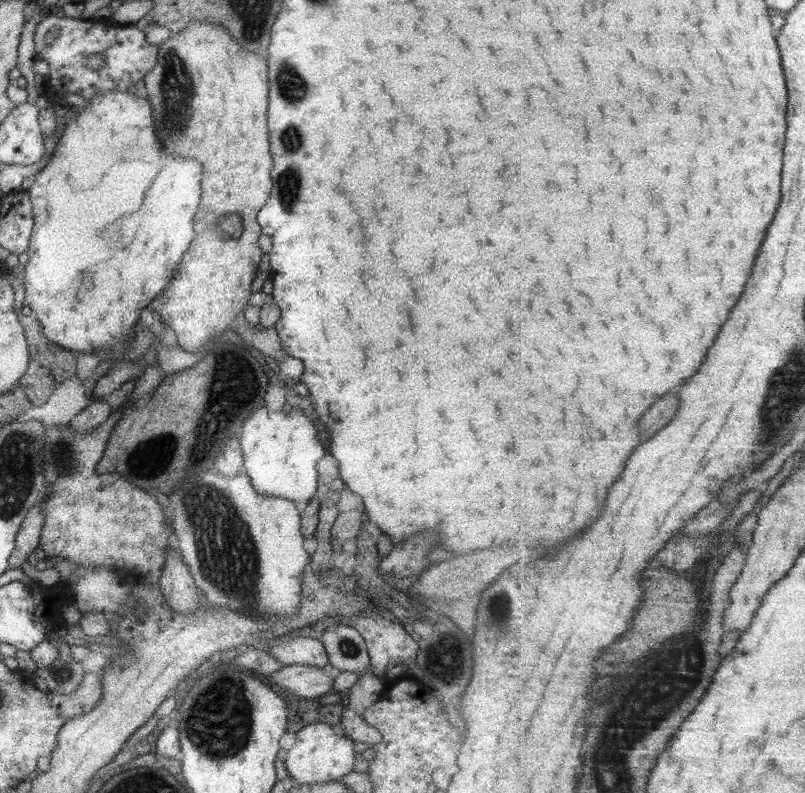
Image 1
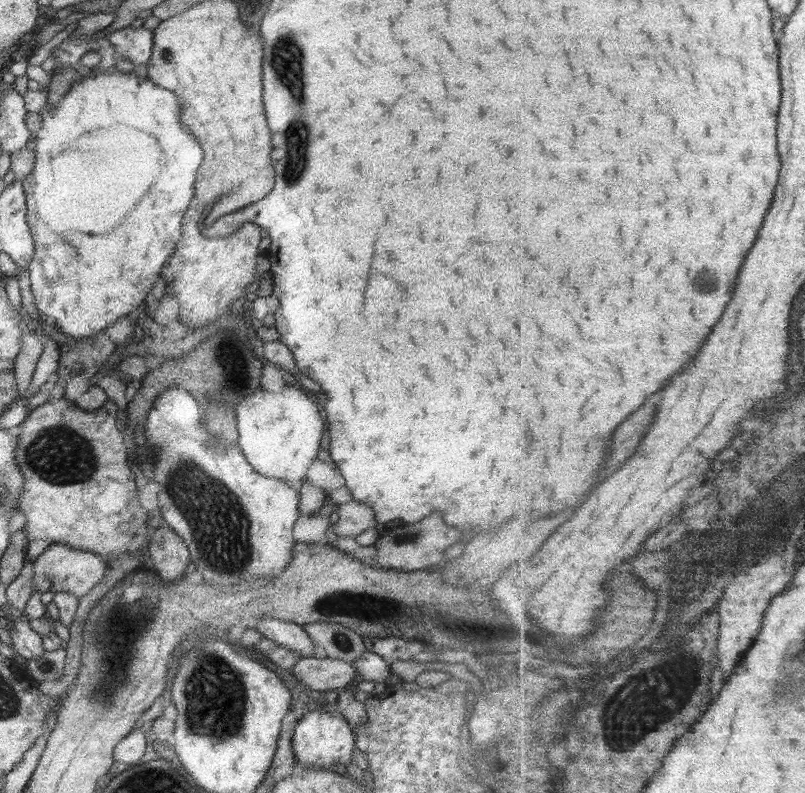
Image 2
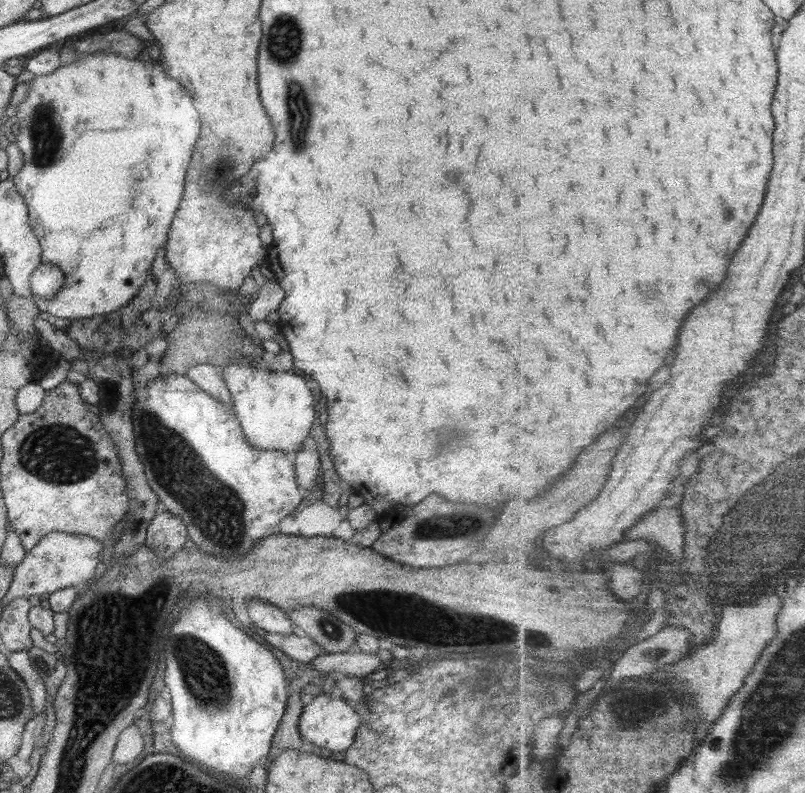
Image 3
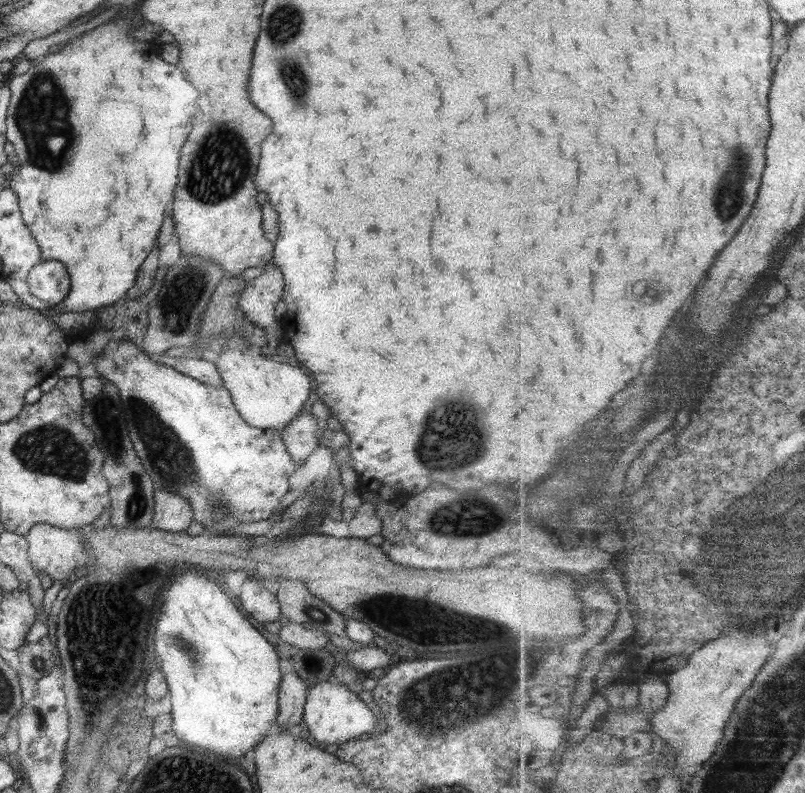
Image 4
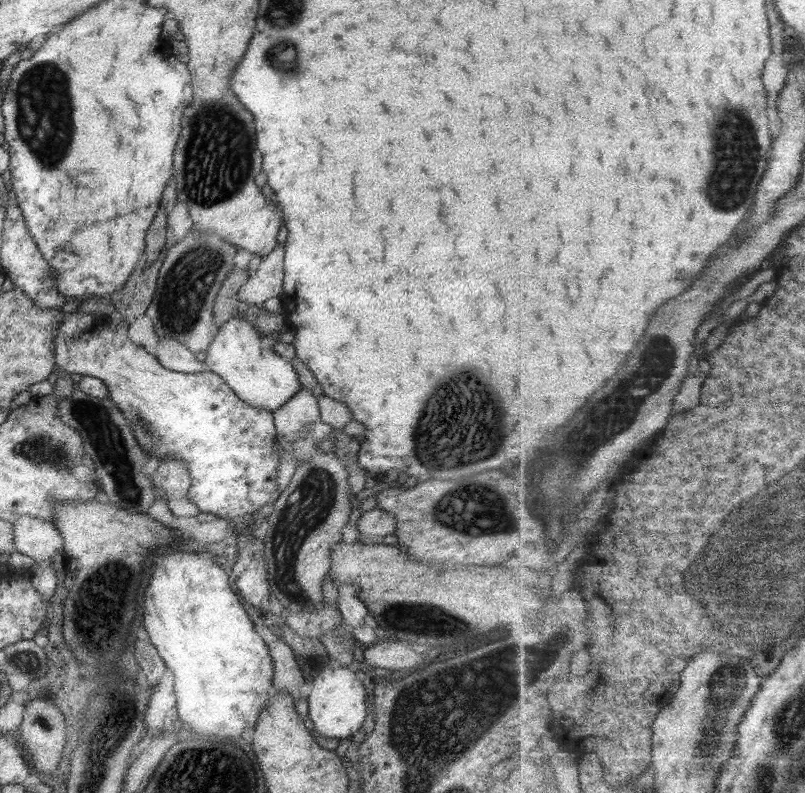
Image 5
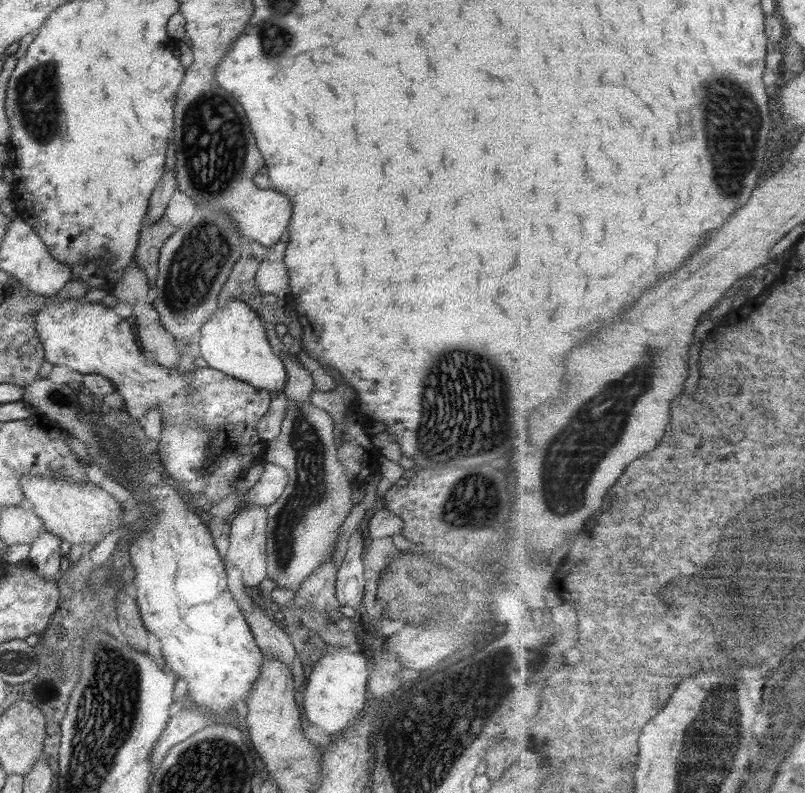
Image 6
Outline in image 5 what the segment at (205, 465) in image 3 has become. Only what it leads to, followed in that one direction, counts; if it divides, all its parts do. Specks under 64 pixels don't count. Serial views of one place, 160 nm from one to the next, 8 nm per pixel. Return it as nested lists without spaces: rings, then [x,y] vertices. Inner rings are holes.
[[[76,311],[65,313],[65,317],[62,322],[60,322],[53,342],[54,361],[56,365],[60,366],[65,374],[80,374],[81,376],[93,377],[103,382],[108,390],[108,397],[116,404],[123,418],[128,422],[128,427],[140,450],[145,450],[147,454],[150,454],[159,462],[166,458],[176,458],[176,460],[183,460],[183,463],[187,463],[185,467],[187,467],[187,473],[189,473],[189,479],[191,479],[190,488],[188,489],[188,500],[192,504],[195,504],[199,513],[207,513],[211,515],[211,517],[215,516],[229,521],[236,516],[255,514],[263,504],[274,500],[277,494],[275,477],[277,477],[277,467],[279,467],[279,462],[282,457],[279,456],[277,449],[275,449],[276,432],[274,431],[272,413],[241,402],[222,381],[222,378],[219,378],[208,369],[204,369],[202,372],[196,372],[195,374],[183,374],[163,368],[155,356],[149,354],[143,347],[135,345],[127,338],[128,325],[125,322],[114,325],[111,323],[109,317],[108,320],[107,322],[105,318],[91,315],[90,313],[77,313]]]

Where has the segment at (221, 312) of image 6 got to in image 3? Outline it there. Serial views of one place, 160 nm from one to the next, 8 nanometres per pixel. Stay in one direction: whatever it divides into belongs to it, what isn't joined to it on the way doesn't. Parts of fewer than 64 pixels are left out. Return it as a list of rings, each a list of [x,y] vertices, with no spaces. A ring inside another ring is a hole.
[[[228,363],[219,369],[231,395],[233,413],[244,441],[258,450],[297,452],[309,436],[316,403],[299,372],[264,371],[253,365]]]

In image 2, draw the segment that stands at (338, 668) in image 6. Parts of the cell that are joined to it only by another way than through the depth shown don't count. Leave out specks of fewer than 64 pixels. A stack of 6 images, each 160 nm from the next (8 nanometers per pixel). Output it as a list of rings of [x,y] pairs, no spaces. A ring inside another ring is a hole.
[[[309,711],[296,723],[291,738],[297,769],[341,770],[350,762],[354,751],[354,734],[346,720],[337,712]]]

